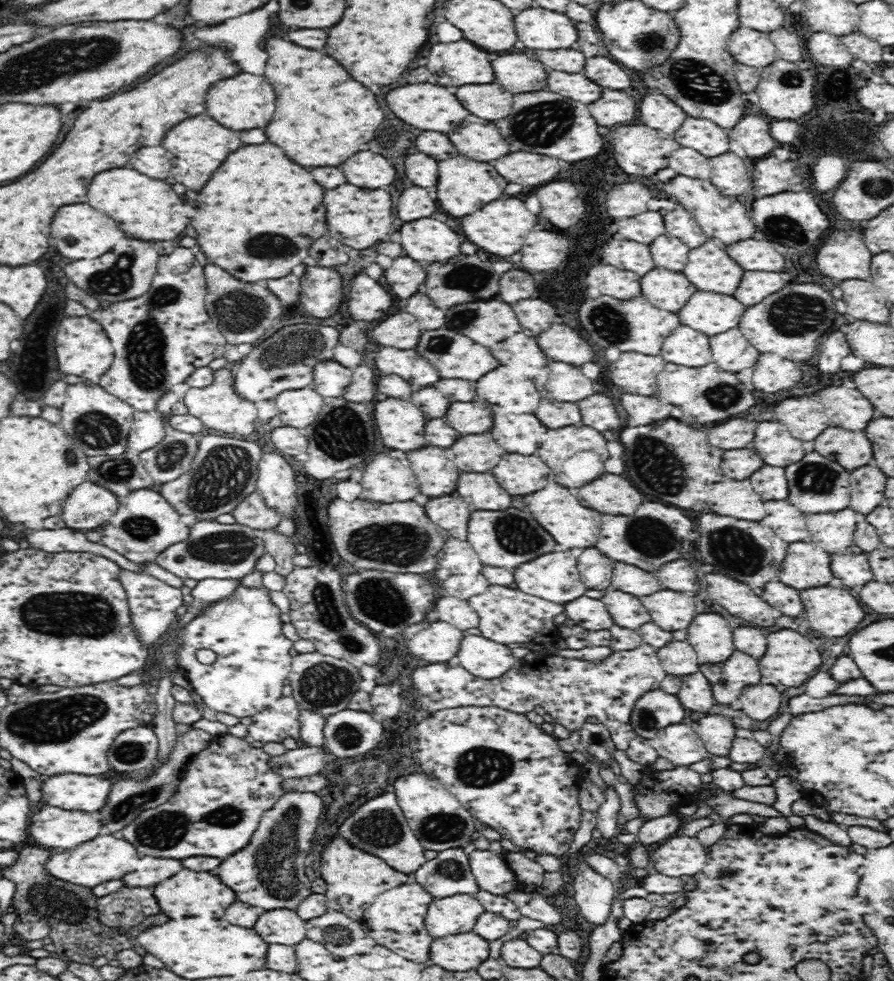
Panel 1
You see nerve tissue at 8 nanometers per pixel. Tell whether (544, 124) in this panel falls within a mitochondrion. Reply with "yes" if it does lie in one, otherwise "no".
yes

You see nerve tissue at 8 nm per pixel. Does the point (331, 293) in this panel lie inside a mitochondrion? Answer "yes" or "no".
no

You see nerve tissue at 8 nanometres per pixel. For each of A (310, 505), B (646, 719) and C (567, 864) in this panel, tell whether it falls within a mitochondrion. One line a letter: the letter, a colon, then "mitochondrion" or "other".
A: other
B: mitochondrion
C: other

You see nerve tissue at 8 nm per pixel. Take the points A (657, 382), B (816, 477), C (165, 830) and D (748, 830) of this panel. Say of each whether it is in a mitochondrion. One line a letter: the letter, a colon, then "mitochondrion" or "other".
A: other
B: mitochondrion
C: mitochondrion
D: other

